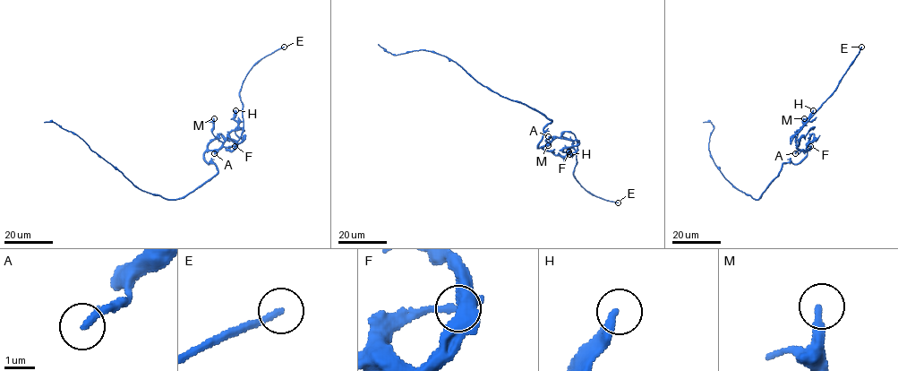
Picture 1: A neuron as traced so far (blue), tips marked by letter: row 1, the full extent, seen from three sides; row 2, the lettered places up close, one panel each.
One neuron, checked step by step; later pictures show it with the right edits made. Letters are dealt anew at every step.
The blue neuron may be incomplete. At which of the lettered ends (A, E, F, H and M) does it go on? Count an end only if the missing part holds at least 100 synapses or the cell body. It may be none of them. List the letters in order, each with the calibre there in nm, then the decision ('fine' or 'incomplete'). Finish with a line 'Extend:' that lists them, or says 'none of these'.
A: 220 nm | fine
E: 200 nm | incomplete
F: 190 nm | fine
H: 280 nm | fine
M: 240 nm | fine
Extend: E

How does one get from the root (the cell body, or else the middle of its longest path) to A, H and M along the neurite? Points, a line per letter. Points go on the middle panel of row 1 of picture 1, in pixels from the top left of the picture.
A: (550, 119), (551, 121), (543, 128), (538, 148), (551, 140), (548, 136)
H: (550, 119), (551, 121), (543, 128), (538, 148), (553, 138), (563, 136), (572, 142), (568, 148), (569, 154)
M: (550, 119), (551, 121), (543, 128), (538, 148), (547, 145), (555, 136), (546, 139), (548, 145)

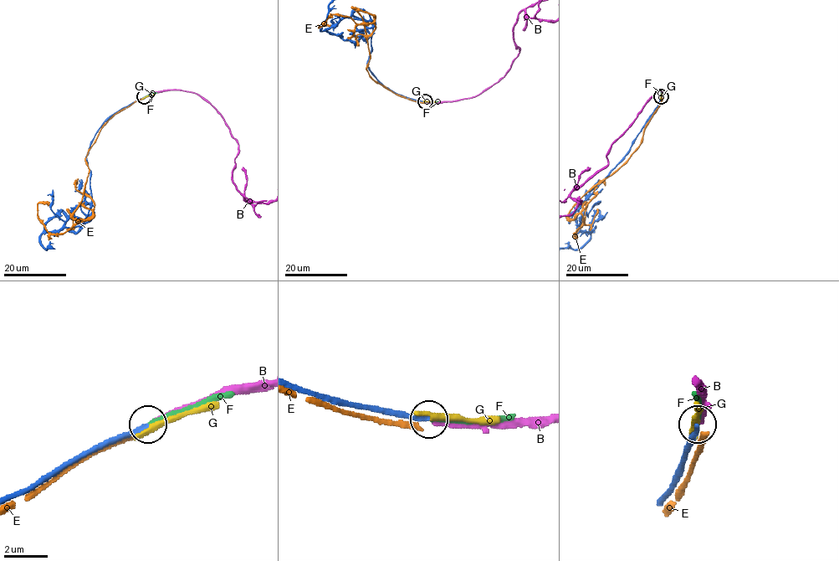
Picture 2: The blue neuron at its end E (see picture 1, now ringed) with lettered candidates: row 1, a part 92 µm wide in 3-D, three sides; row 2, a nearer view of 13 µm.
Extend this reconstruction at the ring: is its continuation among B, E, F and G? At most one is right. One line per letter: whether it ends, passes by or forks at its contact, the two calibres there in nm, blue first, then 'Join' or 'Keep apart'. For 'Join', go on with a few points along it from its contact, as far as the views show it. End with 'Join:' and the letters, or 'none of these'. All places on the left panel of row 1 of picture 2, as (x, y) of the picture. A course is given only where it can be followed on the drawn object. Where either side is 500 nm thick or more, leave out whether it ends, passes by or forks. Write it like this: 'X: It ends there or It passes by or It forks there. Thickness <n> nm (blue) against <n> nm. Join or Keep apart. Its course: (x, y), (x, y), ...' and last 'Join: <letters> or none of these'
B: It ends there. Thickness 190 nm (blue) against 200 nm. Keep apart
E: It ends there. Thickness 320 nm (blue) against 280 nm. Keep apart
F: It ends there. Thickness 200 nm (blue) against 200 nm. Join. Its course: (144, 97), (156, 92)
G: It ends there. Thickness 240 nm (blue) against 400 nm. Keep apart
Join: F

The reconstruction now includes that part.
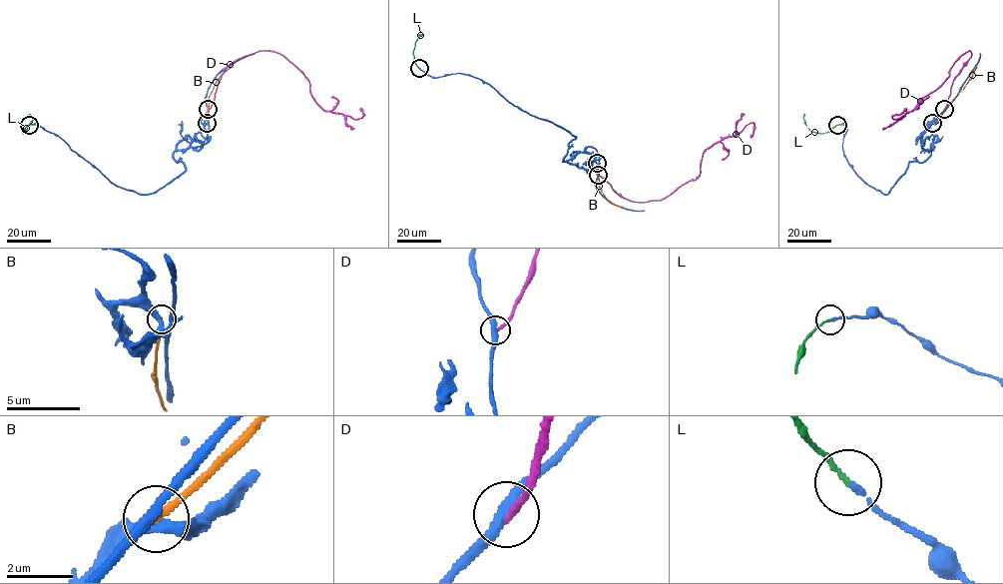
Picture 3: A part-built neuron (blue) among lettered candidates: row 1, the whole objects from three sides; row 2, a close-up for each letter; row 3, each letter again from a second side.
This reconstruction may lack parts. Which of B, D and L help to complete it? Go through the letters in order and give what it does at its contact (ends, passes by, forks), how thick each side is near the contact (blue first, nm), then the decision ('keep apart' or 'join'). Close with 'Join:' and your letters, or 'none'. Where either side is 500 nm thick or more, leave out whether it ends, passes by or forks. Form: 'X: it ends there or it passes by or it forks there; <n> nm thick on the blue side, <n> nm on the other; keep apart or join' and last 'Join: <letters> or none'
B: it ends there; 320 nm thick on the blue side, 200 nm on the other; keep apart
D: it ends there; 340 nm thick on the blue side, 240 nm on the other; keep apart
L: it ends there; 170 nm thick on the blue side, 120 nm on the other; join
Join: L

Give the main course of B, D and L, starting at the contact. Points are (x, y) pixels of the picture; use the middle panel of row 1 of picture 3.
B: (597, 163), (596, 174), (602, 192), (610, 203), (623, 207)
D: (598, 175), (629, 201), (660, 200), (699, 175), (703, 153), (715, 143), (738, 134), (752, 123), (751, 138)
L: (419, 68), (413, 54), (415, 42), (423, 34), (418, 35)

